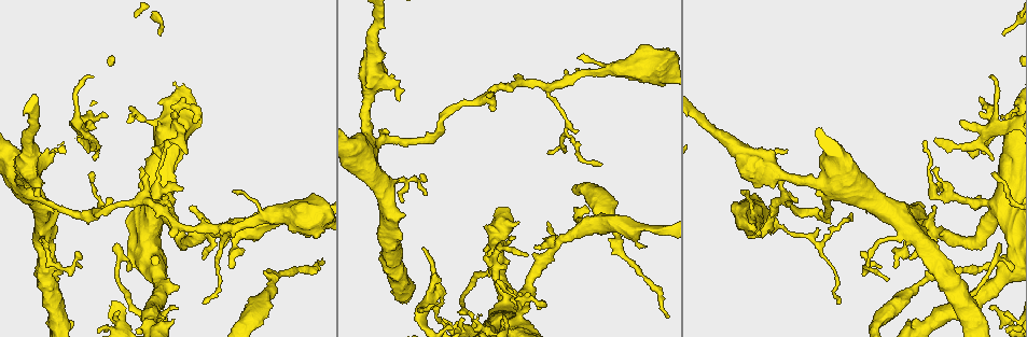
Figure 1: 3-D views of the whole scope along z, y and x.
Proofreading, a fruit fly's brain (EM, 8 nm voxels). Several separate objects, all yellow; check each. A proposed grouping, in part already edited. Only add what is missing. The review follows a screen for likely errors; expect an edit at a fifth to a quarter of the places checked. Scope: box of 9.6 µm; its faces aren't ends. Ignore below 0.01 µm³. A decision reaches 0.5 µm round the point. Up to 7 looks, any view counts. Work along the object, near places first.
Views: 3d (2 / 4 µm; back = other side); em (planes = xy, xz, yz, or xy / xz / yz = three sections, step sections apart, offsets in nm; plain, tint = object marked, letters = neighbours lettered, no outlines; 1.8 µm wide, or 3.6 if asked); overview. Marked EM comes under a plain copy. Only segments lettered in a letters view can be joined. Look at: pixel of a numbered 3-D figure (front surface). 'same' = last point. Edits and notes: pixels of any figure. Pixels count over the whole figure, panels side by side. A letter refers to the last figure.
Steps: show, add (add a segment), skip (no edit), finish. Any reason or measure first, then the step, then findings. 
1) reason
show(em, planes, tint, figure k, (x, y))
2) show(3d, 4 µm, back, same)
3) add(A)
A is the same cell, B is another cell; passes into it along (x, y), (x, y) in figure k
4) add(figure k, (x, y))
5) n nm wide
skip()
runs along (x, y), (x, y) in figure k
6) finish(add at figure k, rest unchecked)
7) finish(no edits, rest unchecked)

sudden change in width
show(3d, 4 µm, back, figure 1, (665, 72))

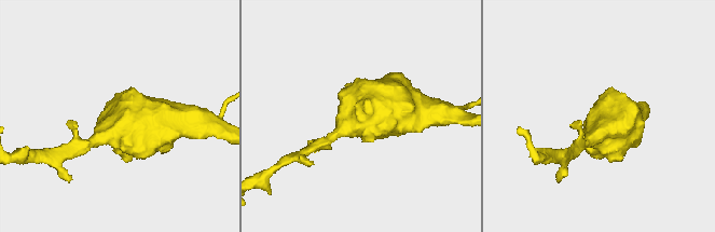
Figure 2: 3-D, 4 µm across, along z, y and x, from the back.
need the tissue
show(em, 3.6 µm, xy, step 4, tint, figure 2, (360, 123))

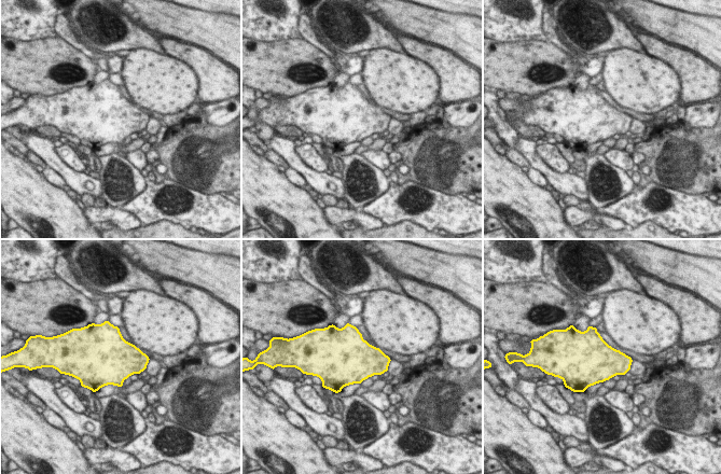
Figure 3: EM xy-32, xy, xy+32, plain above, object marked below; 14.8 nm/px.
show(em, 3.6 µm, planes, letters, same)

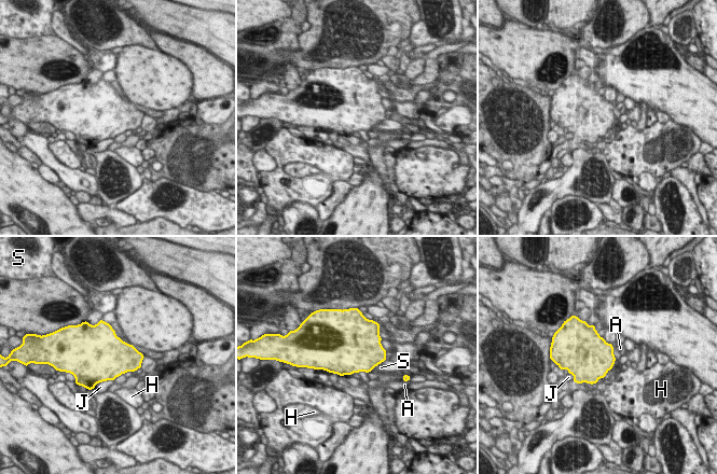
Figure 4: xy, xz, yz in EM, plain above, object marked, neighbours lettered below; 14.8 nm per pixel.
skip()
A, H, J and S are other cells; none of them fits

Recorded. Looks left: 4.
branch stops here
show(em, planes, letters, figure 1, (435, 273))

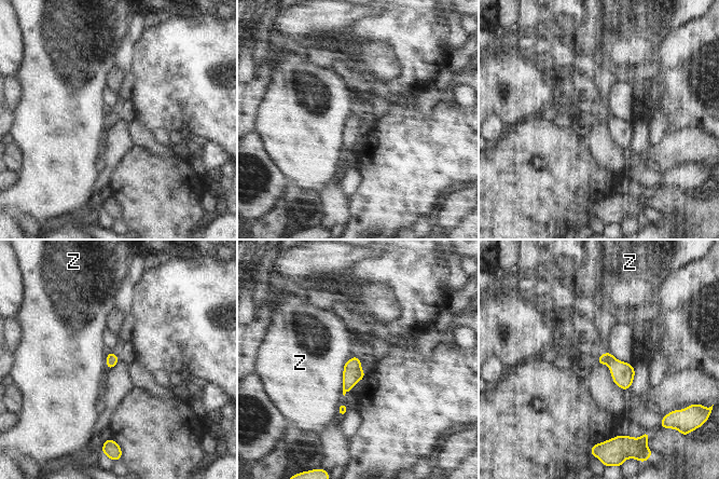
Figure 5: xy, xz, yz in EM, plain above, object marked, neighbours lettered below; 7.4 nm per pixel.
Z touches over 340 nm
skip()
Z is another cell; border along (356, 354), (344, 365), (344, 396) in figure 5; none of them fits

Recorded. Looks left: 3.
an open end
show(3d, 4 µm, figure 1, (178, 308))

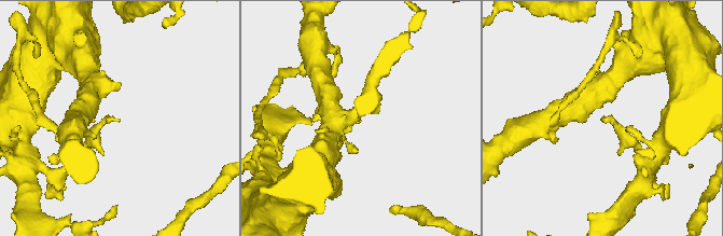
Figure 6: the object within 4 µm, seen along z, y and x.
show(em, xy, step 4, tint, figure 6, (360, 122))

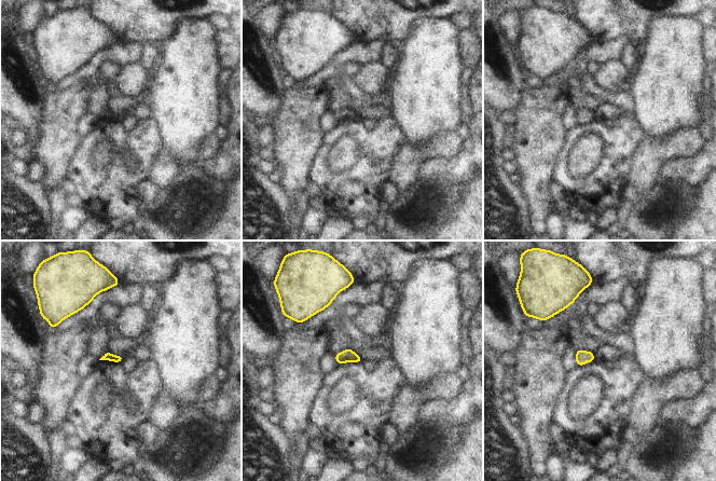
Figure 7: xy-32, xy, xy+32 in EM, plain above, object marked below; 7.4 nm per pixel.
show(em, planes, letters, same)

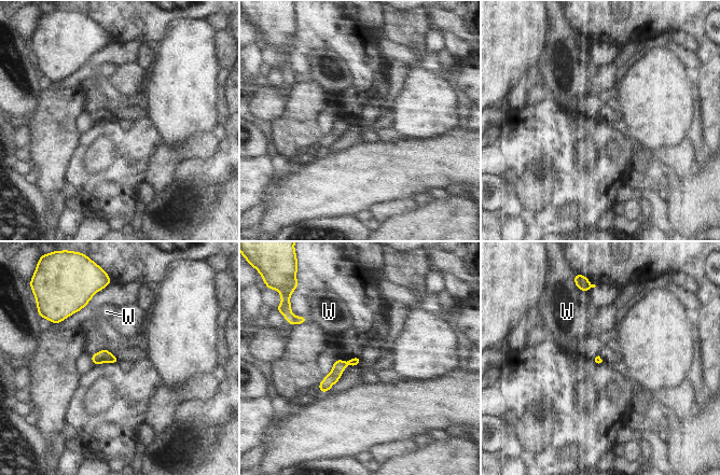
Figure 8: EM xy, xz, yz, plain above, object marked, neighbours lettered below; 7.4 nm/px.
skip()
W is another cell; border along (580, 290), (587, 292) in figure 8; no lettered segment goes on from it

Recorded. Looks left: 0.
finish(no edits, rest unchecked)

